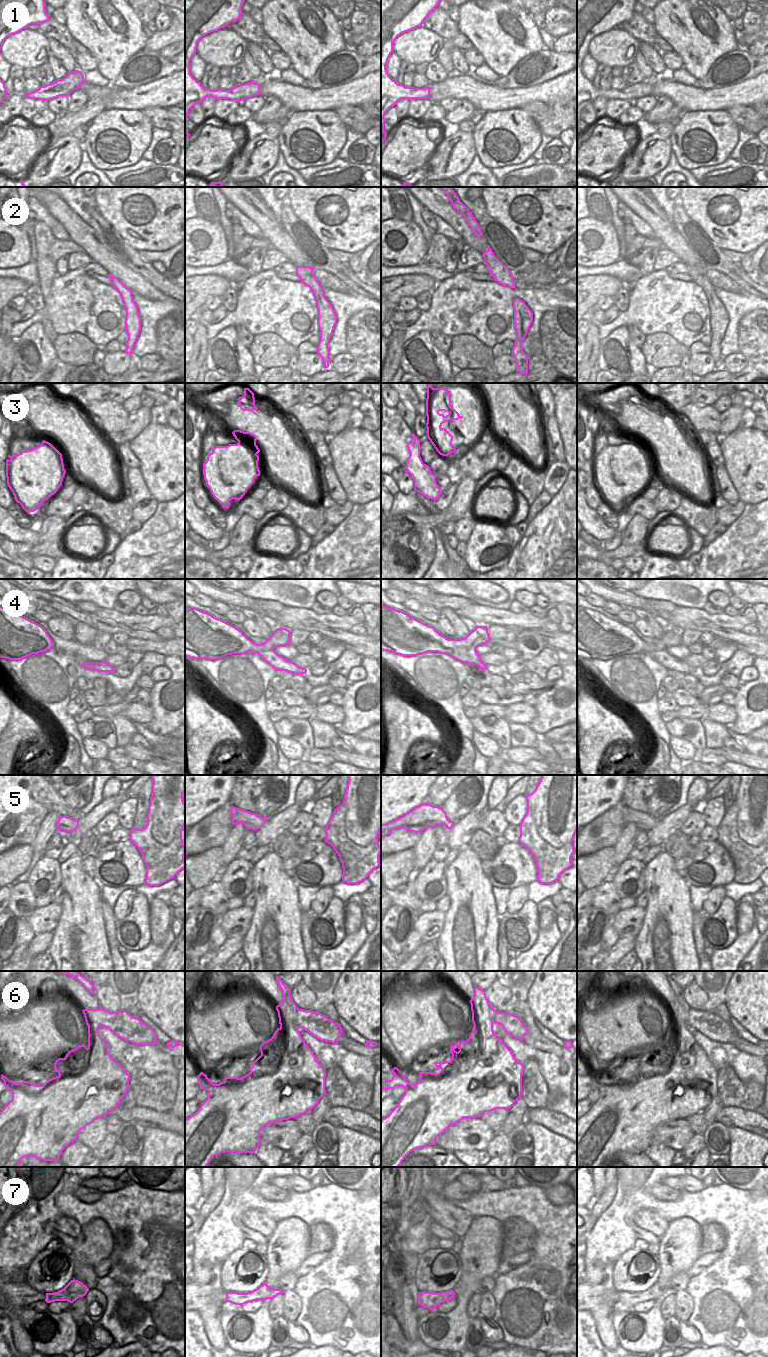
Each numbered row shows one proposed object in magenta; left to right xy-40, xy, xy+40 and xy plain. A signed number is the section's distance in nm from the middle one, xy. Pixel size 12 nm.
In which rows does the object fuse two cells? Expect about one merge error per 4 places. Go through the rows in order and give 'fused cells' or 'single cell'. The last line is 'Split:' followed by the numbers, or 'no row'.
1: single cell
2: single cell
3: single cell
4: single cell
5: fused cells
6: single cell
7: fused cells
Split: 5, 7

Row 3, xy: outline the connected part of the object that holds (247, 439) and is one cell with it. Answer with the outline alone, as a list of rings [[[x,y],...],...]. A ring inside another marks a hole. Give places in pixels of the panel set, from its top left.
[[[234,430],[232,432],[237,444],[227,446],[215,446],[213,451],[203,463],[203,475],[207,487],[213,497],[222,505],[229,508],[232,499],[240,500],[243,498],[247,489],[254,483],[257,476],[260,476],[258,467],[260,449],[256,445],[257,436],[251,432]]]

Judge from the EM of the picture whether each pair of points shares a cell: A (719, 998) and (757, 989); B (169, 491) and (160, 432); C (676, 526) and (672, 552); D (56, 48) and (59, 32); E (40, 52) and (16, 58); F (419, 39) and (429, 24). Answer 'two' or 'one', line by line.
A: two
B: one
C: one
D: two
E: one
F: two

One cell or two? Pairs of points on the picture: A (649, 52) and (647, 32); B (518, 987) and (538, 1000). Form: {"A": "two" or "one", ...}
{"A": "two", "B": "two"}

